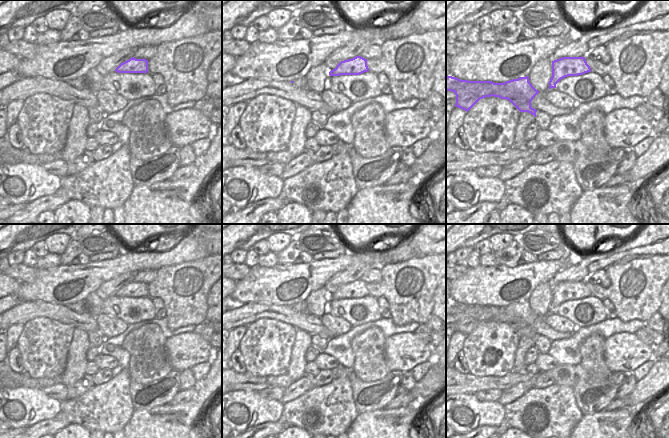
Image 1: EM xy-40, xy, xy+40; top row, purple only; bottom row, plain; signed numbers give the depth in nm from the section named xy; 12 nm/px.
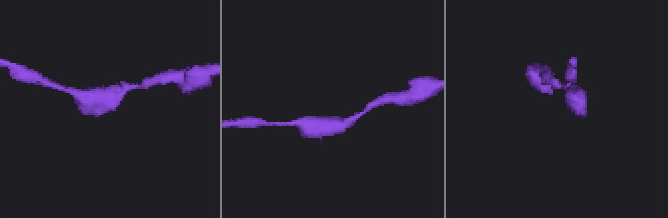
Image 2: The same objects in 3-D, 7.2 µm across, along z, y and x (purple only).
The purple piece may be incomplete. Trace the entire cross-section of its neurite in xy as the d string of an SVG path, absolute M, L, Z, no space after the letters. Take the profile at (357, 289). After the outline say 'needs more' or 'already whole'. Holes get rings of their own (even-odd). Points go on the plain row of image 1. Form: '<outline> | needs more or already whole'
M356 280L352 283L341 285L335 293L329 296L330 300L360 299L368 296L367 283Z | already whole

